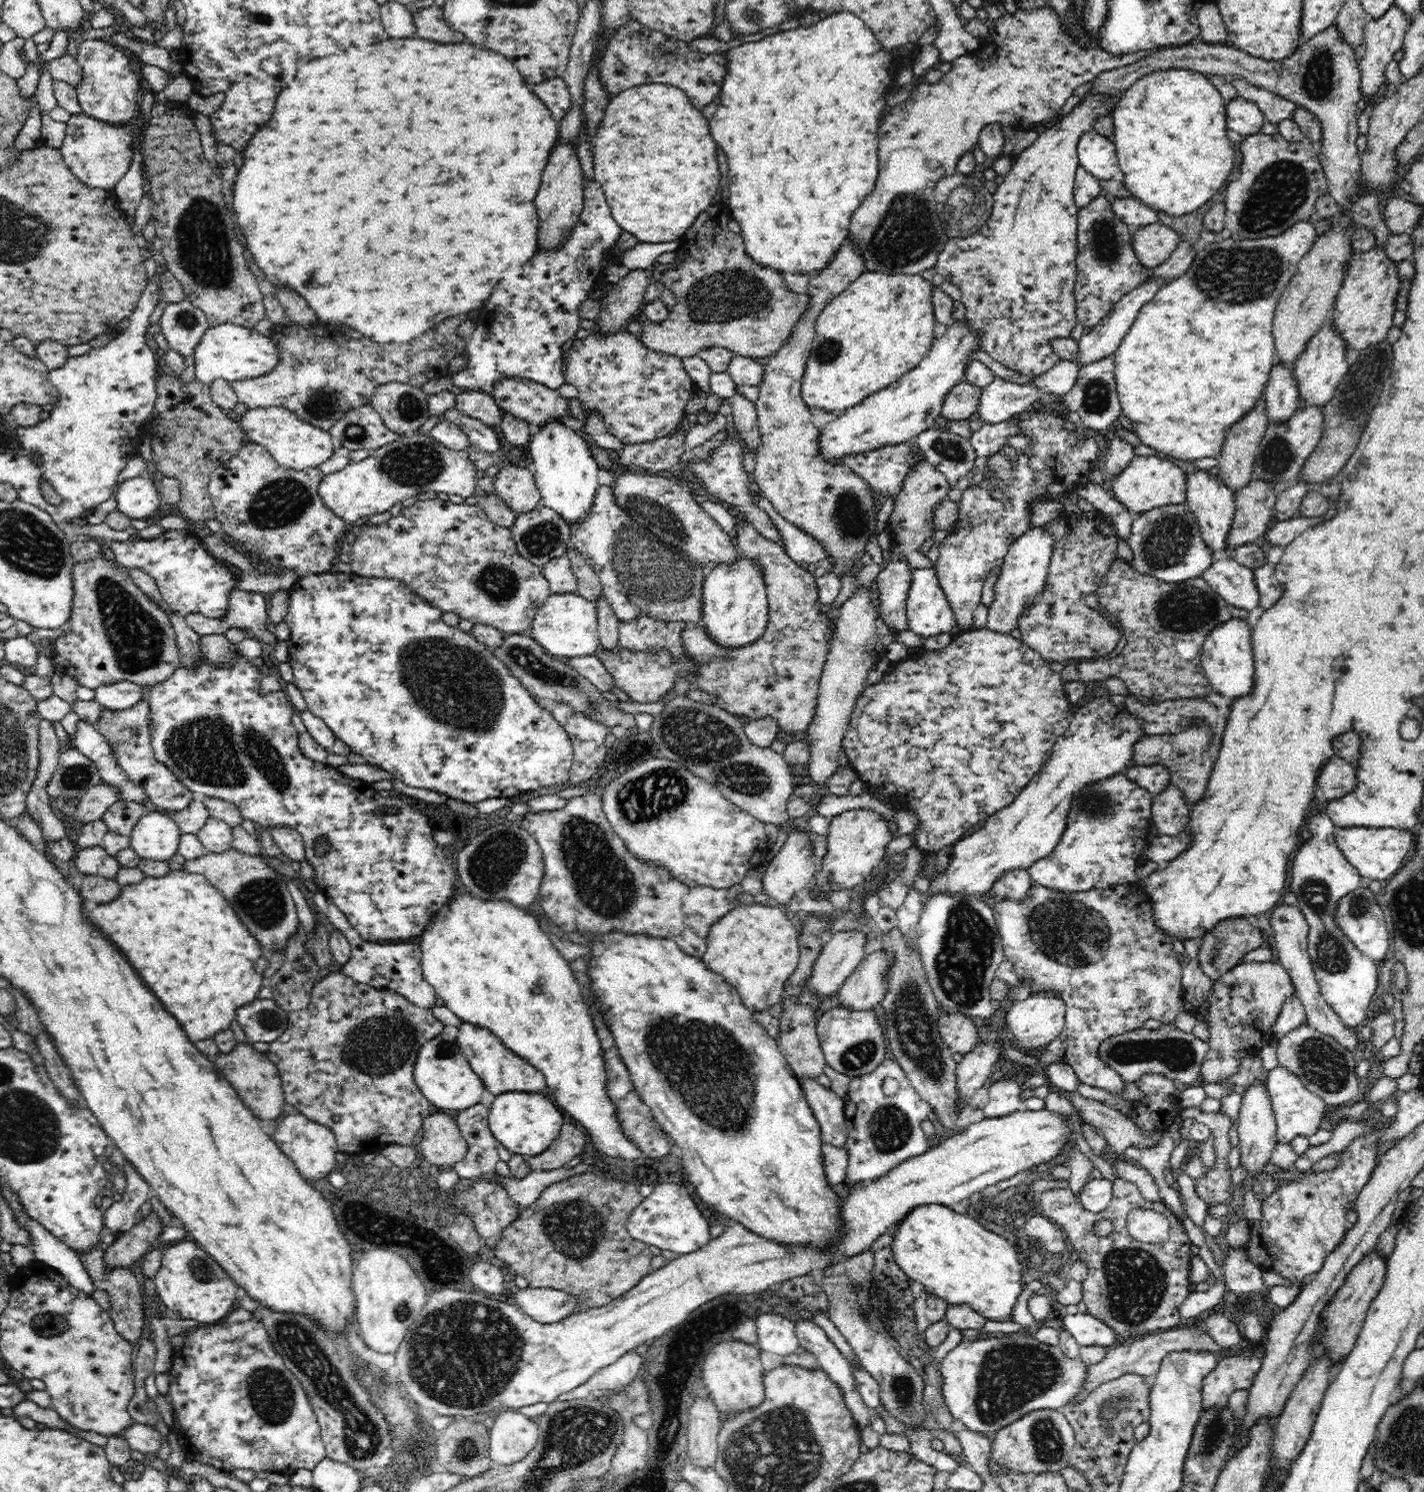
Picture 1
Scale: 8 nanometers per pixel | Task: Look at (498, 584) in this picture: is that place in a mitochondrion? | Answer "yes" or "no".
yes

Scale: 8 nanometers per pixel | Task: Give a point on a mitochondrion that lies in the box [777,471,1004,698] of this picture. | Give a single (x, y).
(849, 514)

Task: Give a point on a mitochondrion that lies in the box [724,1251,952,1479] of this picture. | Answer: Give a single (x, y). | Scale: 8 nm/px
(901, 1385)

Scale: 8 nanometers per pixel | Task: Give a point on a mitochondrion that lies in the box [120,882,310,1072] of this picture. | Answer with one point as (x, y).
(267, 1020)

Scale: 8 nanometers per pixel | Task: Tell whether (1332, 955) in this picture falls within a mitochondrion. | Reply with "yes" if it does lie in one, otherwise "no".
yes

